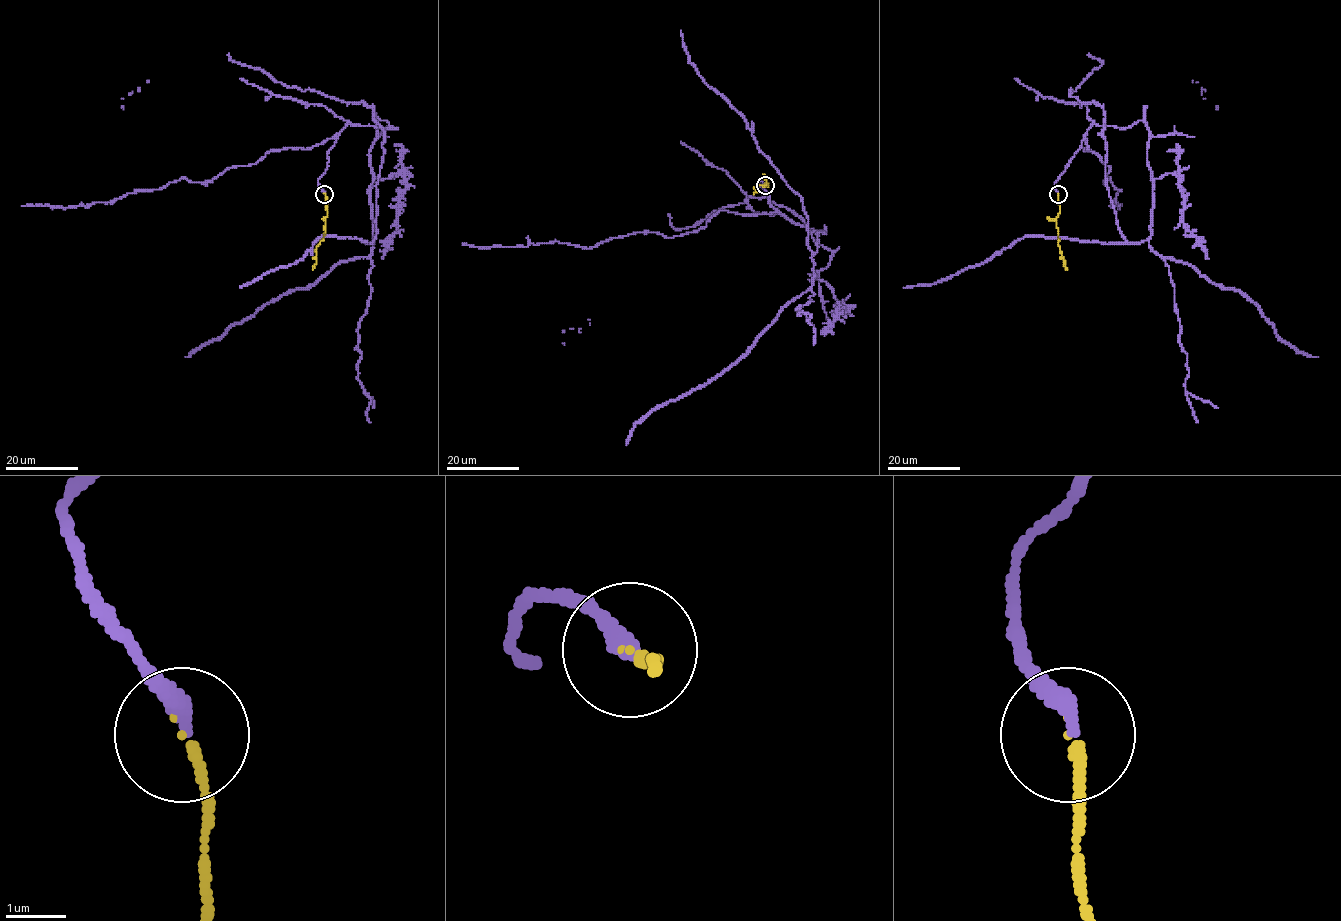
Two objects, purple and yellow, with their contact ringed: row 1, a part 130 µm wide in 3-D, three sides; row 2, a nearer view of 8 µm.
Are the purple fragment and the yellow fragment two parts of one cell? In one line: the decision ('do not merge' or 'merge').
merge

